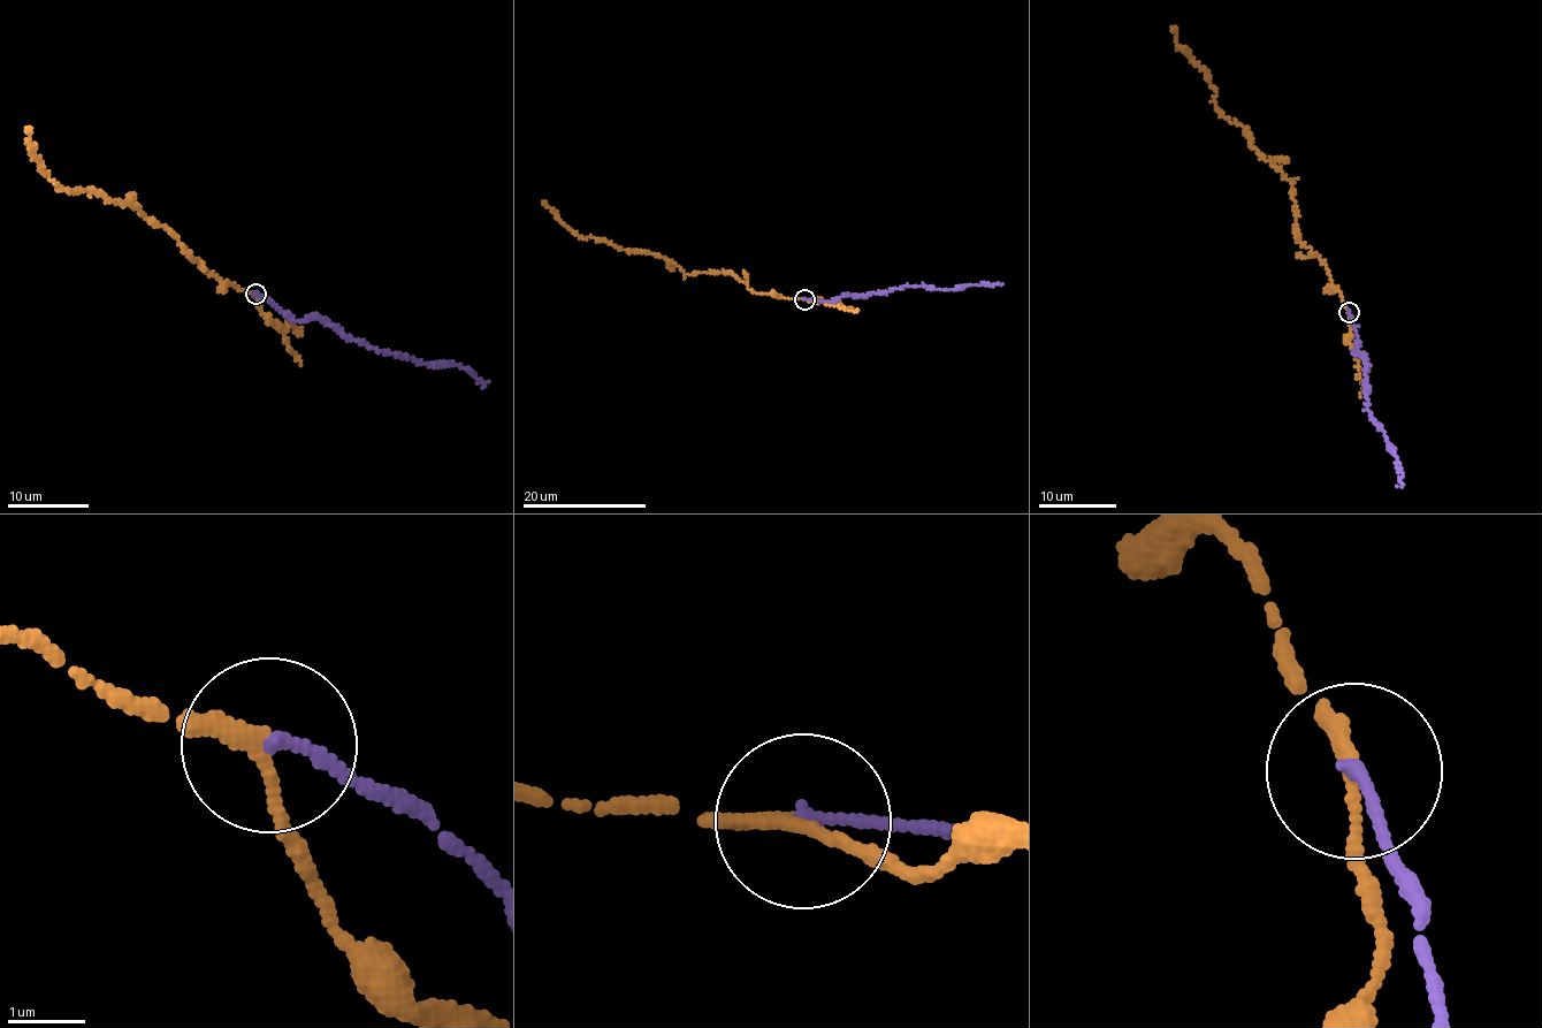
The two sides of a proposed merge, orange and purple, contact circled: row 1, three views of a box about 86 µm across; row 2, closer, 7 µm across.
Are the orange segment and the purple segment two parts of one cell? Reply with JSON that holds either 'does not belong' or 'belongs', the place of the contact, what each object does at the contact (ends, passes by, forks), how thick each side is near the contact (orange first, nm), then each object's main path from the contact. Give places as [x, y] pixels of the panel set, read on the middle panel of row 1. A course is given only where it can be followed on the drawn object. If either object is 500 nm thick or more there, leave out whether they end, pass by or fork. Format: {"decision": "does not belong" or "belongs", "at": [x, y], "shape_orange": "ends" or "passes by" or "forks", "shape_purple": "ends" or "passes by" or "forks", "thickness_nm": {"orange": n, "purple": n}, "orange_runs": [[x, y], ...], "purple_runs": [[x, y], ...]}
{"decision": "does not belong", "at": [804, 299], "shape_orange": "passes by", "shape_purple": "ends", "thickness_nm": {"orange": 170, "purple": 160}, "orange_runs": [[804, 299], [757, 294], [734, 274], [685, 273], [665, 259], [581, 237], [541, 200]], "purple_runs": [[804, 299], [829, 302], [848, 292], [863, 295], [906, 284], [954, 289], [1002, 284]]}

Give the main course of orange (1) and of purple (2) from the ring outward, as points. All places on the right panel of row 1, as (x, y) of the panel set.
1: (1350, 313), (1328, 268), (1300, 242), (1290, 181), (1214, 105), (1208, 74), (1170, 27)
2: (1350, 313), (1358, 336), (1356, 355), (1366, 362), (1366, 406), (1398, 458), (1399, 481), (1403, 485)

